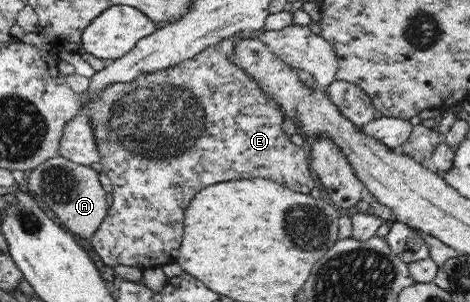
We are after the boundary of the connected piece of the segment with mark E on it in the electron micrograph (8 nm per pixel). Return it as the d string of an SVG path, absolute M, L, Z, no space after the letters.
M234 34L234 36L223 39L221 42L218 42L218 44L208 47L206 50L200 52L200 54L196 54L194 58L185 60L178 64L178 66L172 66L172 68L166 68L166 70L160 70L160 72L154 72L154 74L144 74L144 76L140 76L138 80L134 80L134 82L120 82L120 84L108 86L108 88L104 88L104 90L90 102L90 107L80 109L81 113L91 118L91 122L93 122L100 155L99 163L102 165L103 173L112 181L113 186L111 191L113 196L112 203L109 204L108 212L102 224L99 224L98 230L95 230L92 238L90 238L90 245L92 245L96 254L100 256L106 266L110 266L110 268L113 269L116 268L116 266L133 266L134 268L139 268L144 271L147 268L158 268L159 266L162 267L164 264L174 264L174 262L177 262L177 258L180 254L180 244L182 244L182 236L184 236L184 226L182 226L184 212L186 212L188 204L192 202L192 198L194 198L202 188L206 188L206 186L210 186L210 184L262 178L284 185L302 194L308 194L308 192L316 186L316 182L314 182L314 178L311 176L309 152L307 148L298 148L292 145L289 137L284 134L281 128L284 122L284 115L282 115L280 109L273 104L273 100L267 100L257 87L257 84L251 80L243 70L240 70L229 61L233 44L244 35L252 34Z

